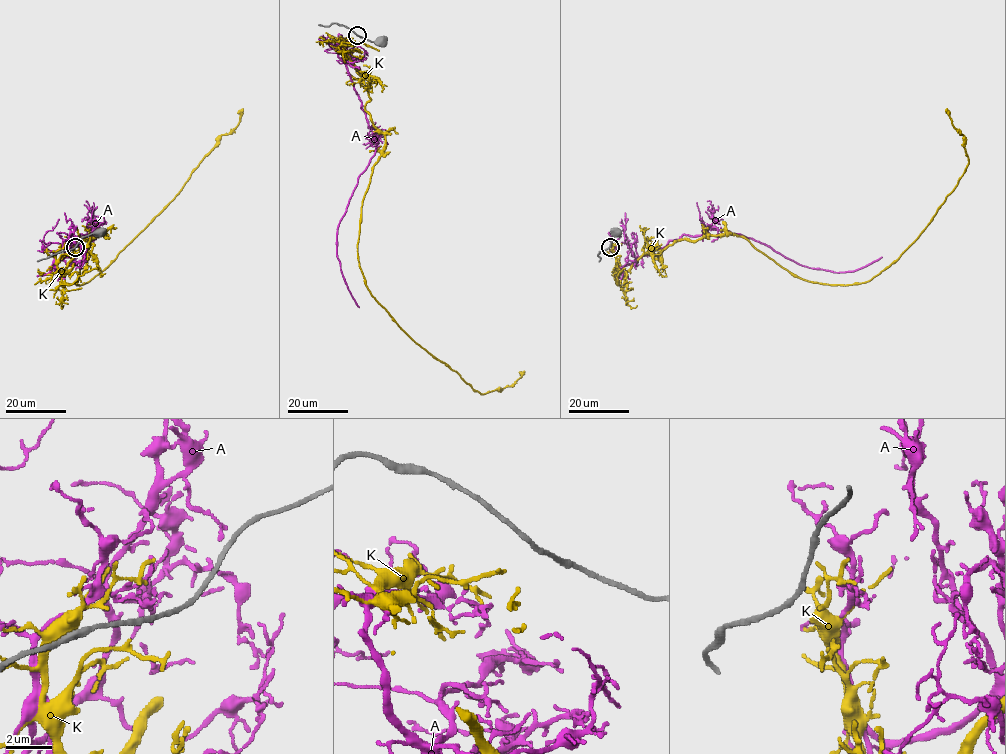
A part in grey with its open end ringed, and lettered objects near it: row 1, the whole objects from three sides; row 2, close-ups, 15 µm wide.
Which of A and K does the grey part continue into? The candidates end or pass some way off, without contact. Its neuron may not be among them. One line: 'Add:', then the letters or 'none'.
Add: A

